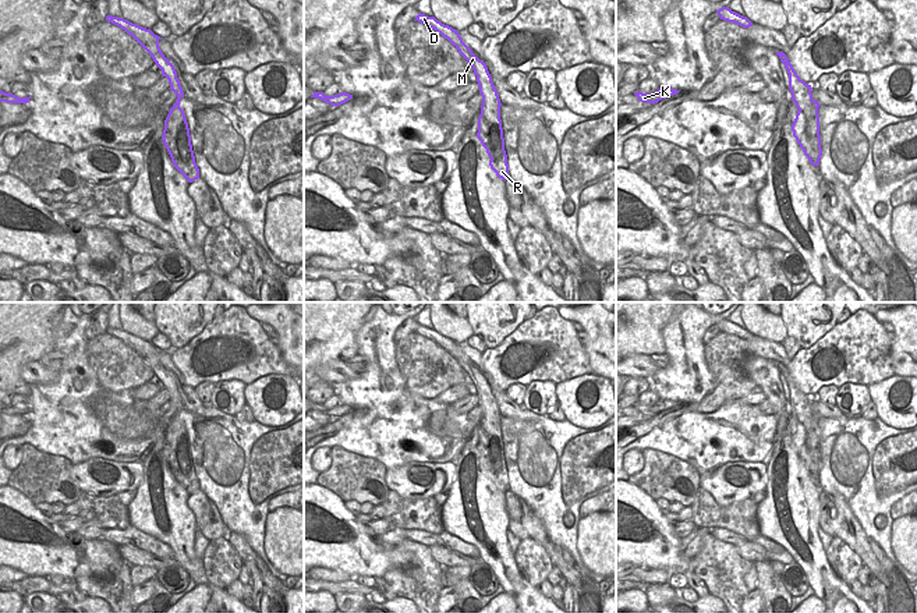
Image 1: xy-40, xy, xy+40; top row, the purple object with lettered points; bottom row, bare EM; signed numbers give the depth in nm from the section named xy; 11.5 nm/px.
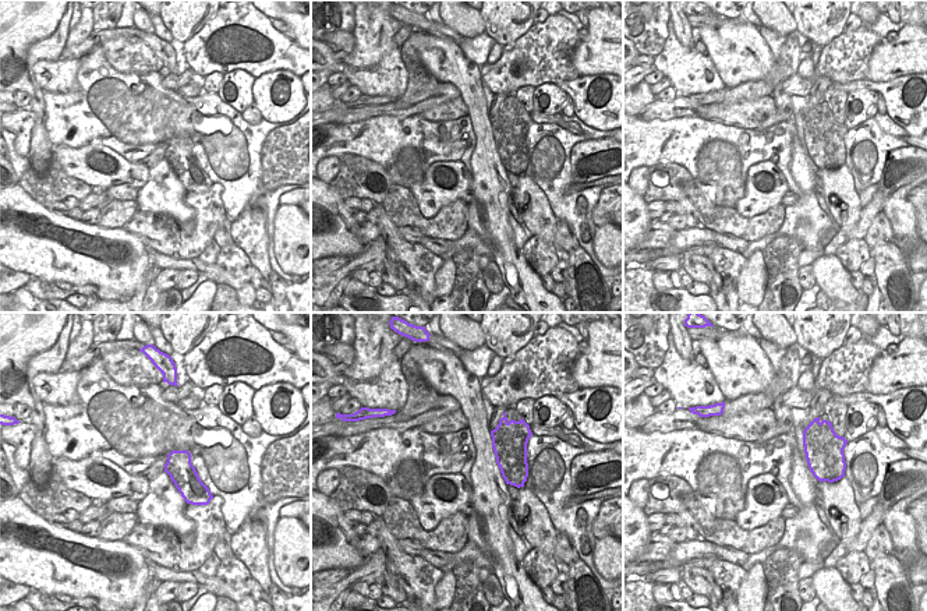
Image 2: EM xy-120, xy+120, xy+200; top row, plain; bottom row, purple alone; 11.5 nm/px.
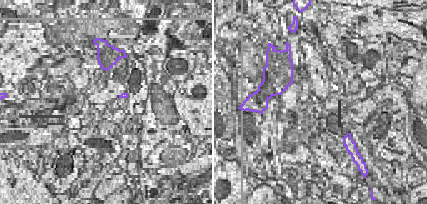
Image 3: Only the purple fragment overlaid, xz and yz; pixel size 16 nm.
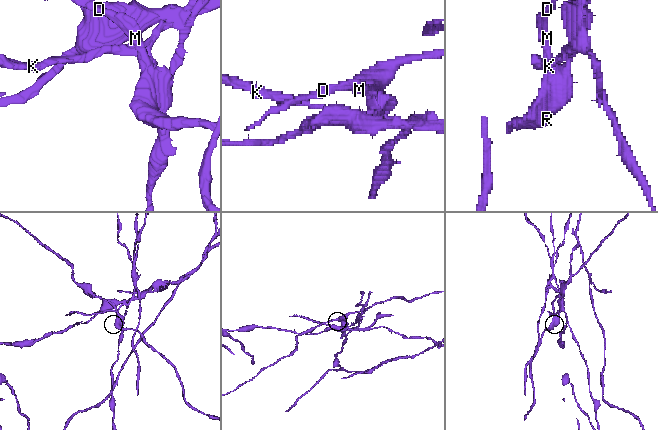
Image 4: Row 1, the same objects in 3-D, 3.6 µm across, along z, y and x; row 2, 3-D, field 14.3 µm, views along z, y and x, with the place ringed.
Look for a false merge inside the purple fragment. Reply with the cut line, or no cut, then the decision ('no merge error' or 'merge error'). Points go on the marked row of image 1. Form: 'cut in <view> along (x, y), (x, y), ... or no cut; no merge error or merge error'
cut in xy+40 along (813, 101), (807, 134), (810, 155), (817, 162); merge error

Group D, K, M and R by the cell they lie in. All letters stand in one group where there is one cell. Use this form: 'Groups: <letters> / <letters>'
Groups: D M R / K.

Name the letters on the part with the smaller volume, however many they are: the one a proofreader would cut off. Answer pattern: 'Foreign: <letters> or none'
Foreign: D, M, R.

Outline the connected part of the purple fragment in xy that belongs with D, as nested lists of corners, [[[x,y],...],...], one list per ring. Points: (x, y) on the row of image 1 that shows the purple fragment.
[[[418,13],[414,21],[435,29],[438,33],[446,38],[474,70],[479,93],[482,96],[477,137],[491,157],[491,169],[499,178],[506,181],[509,178],[509,164],[500,120],[502,103],[486,64],[472,53],[472,50],[463,42],[458,31],[453,29],[452,26],[442,24],[435,17],[428,17],[421,13]]]

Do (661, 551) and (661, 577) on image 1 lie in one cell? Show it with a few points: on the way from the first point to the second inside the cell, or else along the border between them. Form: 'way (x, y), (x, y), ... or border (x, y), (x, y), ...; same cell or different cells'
border (638, 566), (665, 569), (671, 574); different cells

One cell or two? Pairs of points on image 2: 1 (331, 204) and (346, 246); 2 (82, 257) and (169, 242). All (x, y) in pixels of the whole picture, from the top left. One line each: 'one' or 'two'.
1: one
2: two

